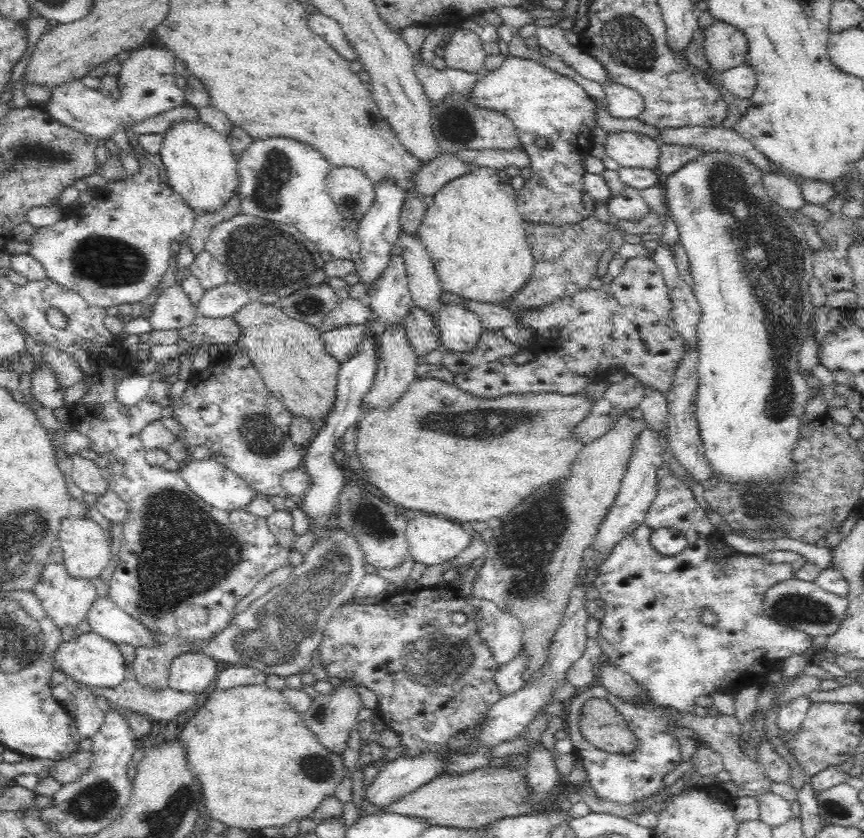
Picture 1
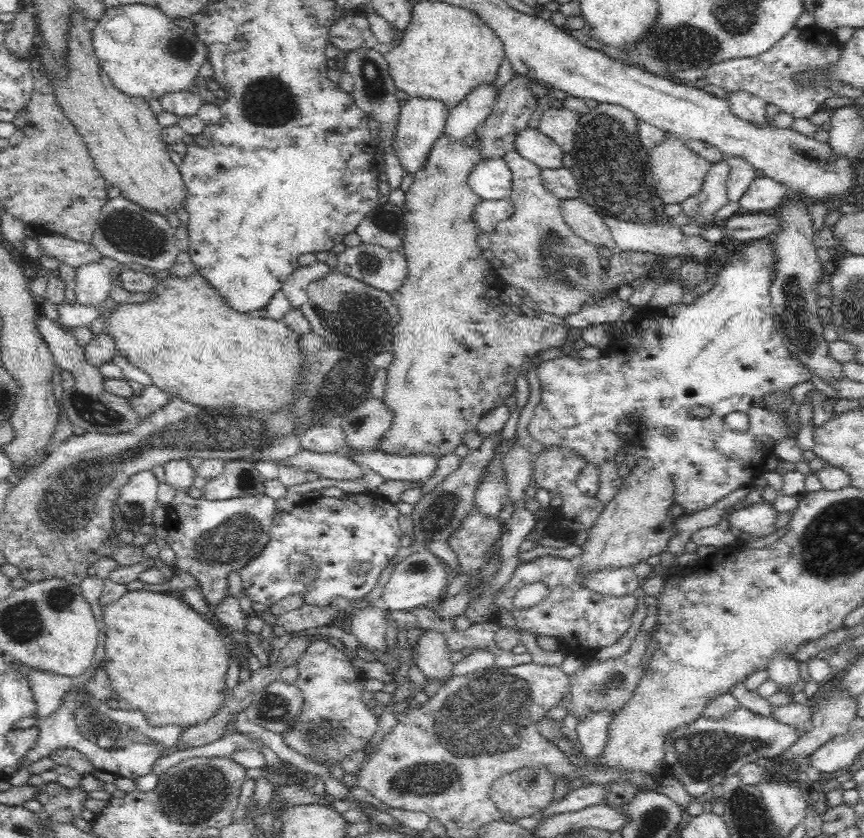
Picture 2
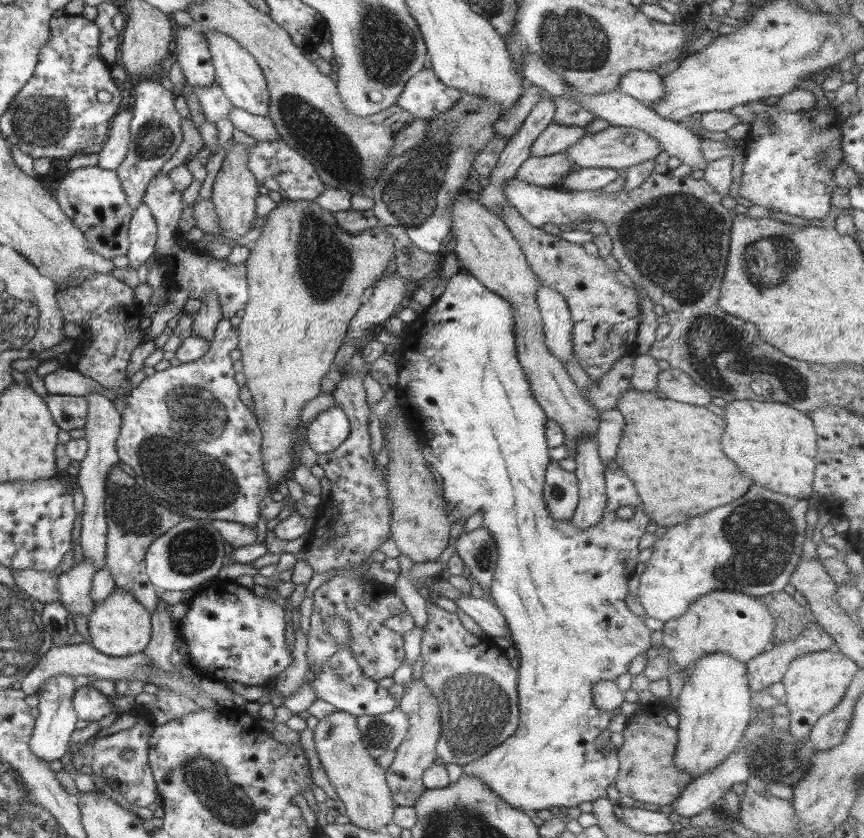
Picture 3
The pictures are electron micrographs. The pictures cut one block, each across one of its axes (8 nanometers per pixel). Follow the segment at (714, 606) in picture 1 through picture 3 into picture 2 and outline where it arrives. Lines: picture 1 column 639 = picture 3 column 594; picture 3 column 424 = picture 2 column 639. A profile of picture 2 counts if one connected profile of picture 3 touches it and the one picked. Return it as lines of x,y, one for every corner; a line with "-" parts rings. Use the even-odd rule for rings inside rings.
774,237
757,239
746,242
743,248
737,248
734,254
730,256
730,261
725,262
722,266
718,266
718,270
714,272
711,279
715,283
712,287
700,296
696,296
690,303
670,304
669,307
664,308
639,308
634,312
634,316
628,321
624,322
623,337
611,344
609,350
604,353
598,360
586,361
580,357
569,358
562,357
553,360
545,360
539,368
538,376
540,380
540,402
534,409
534,416
529,421
527,430
538,442
546,446
546,449
566,449
566,451
574,451
580,459
582,459
582,468
580,468
580,475
577,477
576,485
580,492
586,496
593,497
599,489
600,484
600,469
603,467
604,461
613,461
617,455
623,454
627,456
631,453
639,461
648,463
648,467
652,467
660,478
671,478
672,486
672,501
676,506
680,506
682,514
694,513
699,510
706,510
710,506
716,504
724,496
728,496
730,492
734,492
737,488
752,487
760,474
764,473
764,465
766,459
774,454
773,446
778,440
782,440
784,436
792,436
796,432
795,427
791,429
786,427
786,418
776,415
762,407
762,398
768,392
774,390
789,391
792,386
796,386
799,382
808,382
812,379
811,370
804,366
792,353
788,351
787,346
784,345
783,337
780,336
779,330
775,326
775,316
773,311
773,304
771,301
771,284
774,282
778,262
778,254
776,250
776,242
-
694,406
706,406
710,408
712,414
707,418
691,417
689,412
-
731,412
746,413
748,417
748,428
742,432
735,430
728,430
724,428
724,417

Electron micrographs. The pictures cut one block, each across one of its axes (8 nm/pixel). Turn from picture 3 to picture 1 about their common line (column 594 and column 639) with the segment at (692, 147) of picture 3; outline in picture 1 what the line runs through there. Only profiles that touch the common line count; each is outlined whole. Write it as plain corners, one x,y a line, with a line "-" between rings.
614,81
603,84
603,89
608,100
607,110
614,118
639,118
645,107
643,96

